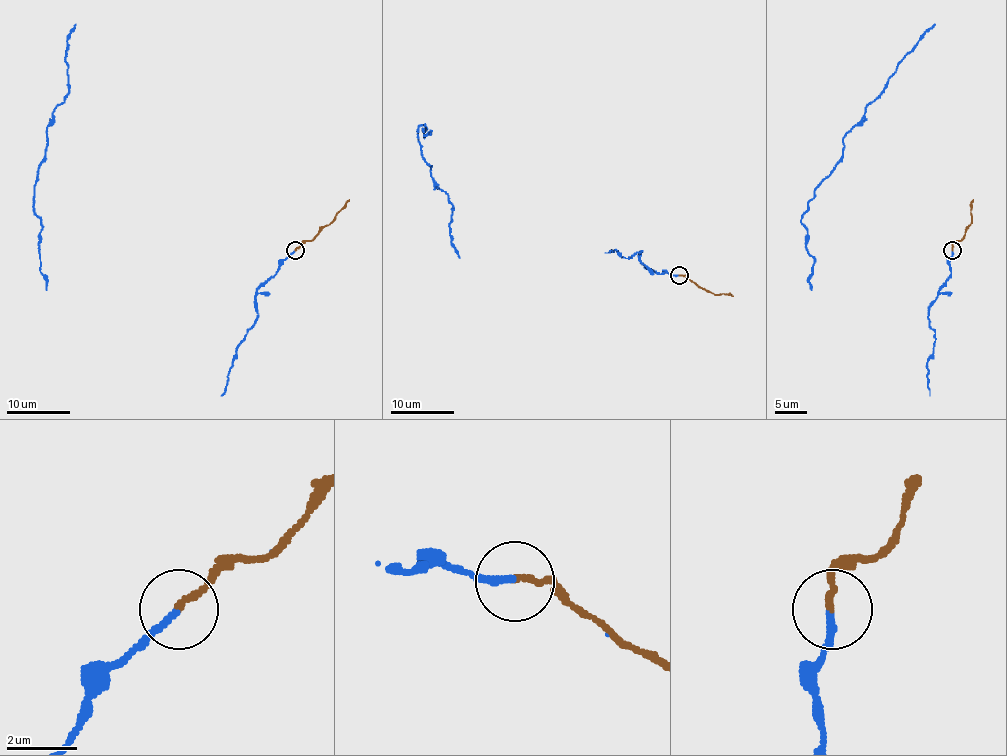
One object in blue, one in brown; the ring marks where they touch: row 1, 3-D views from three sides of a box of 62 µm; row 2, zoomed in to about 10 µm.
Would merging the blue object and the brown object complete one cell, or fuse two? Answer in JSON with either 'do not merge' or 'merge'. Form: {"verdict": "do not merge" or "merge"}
{"verdict": "merge"}

